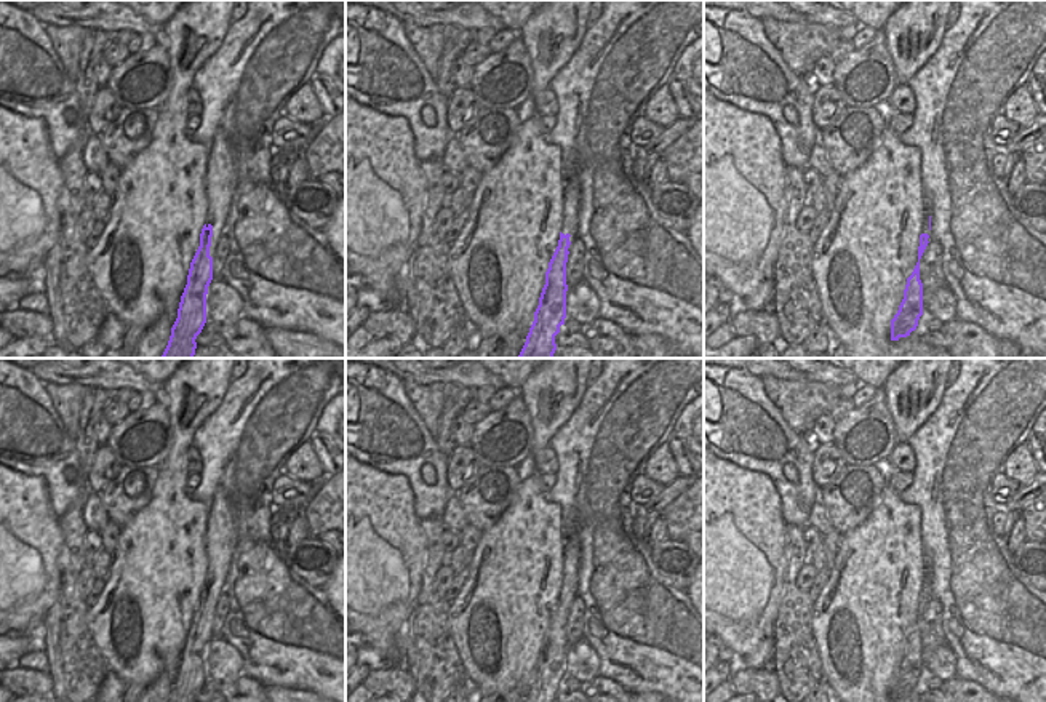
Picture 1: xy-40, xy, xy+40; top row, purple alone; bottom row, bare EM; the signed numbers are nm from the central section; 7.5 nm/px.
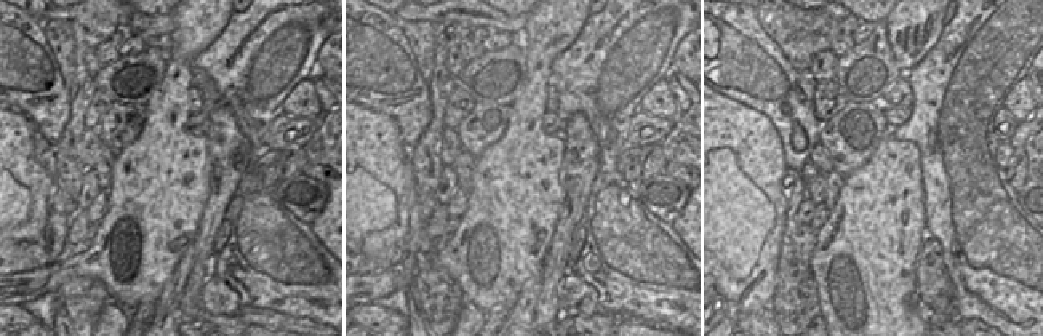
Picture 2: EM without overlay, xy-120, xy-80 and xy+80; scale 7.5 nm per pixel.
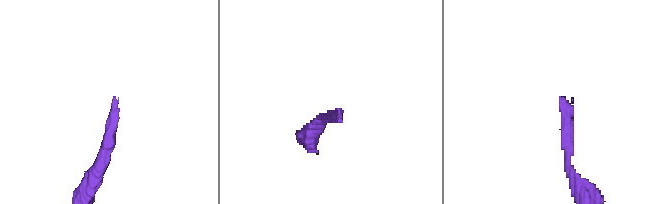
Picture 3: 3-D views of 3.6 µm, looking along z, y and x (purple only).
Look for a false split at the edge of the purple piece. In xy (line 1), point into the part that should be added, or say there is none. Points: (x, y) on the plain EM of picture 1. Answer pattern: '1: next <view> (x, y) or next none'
1: next xy (571, 542)

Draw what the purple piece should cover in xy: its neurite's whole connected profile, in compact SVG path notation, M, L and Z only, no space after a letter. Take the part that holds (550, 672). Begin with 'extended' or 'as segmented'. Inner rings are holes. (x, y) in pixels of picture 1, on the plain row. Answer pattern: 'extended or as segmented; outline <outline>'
extended; outline M577 534L565 537L565 569L558 604L545 630L539 664L525 702L555 702L555 694L566 676L566 620L577 596L581 540Z

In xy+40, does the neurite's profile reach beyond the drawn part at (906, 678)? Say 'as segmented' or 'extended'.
extended

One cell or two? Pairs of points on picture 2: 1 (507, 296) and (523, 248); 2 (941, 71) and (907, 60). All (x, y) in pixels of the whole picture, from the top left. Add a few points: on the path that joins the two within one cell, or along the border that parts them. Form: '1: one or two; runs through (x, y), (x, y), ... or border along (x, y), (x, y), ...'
1: one; runs through (506, 285), (506, 266), (512, 260)
2: two; border along (941, 32), (936, 44), (904, 74)

